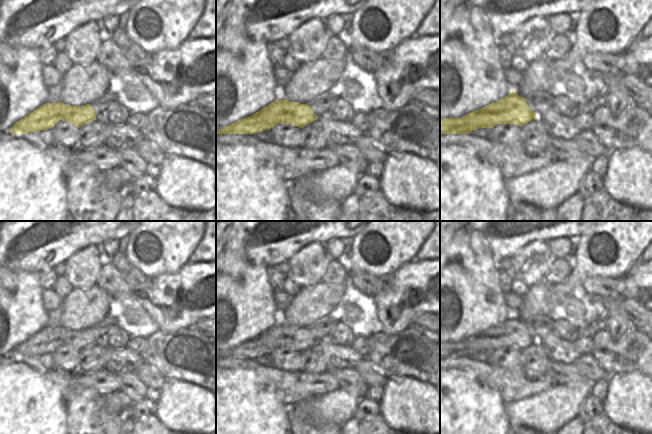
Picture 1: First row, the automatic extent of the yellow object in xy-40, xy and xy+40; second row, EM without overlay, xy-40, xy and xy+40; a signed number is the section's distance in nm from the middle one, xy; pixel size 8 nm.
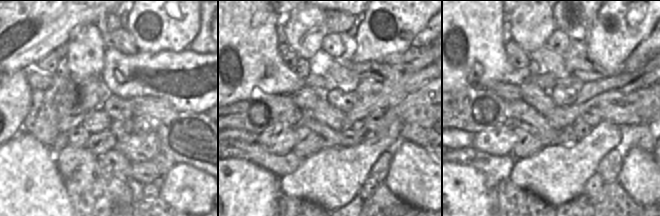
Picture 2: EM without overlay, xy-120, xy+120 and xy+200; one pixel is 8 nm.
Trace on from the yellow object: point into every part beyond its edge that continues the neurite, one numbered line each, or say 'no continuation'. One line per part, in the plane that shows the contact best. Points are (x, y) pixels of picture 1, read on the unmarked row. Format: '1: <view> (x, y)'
1: xy+40 (537, 325)

